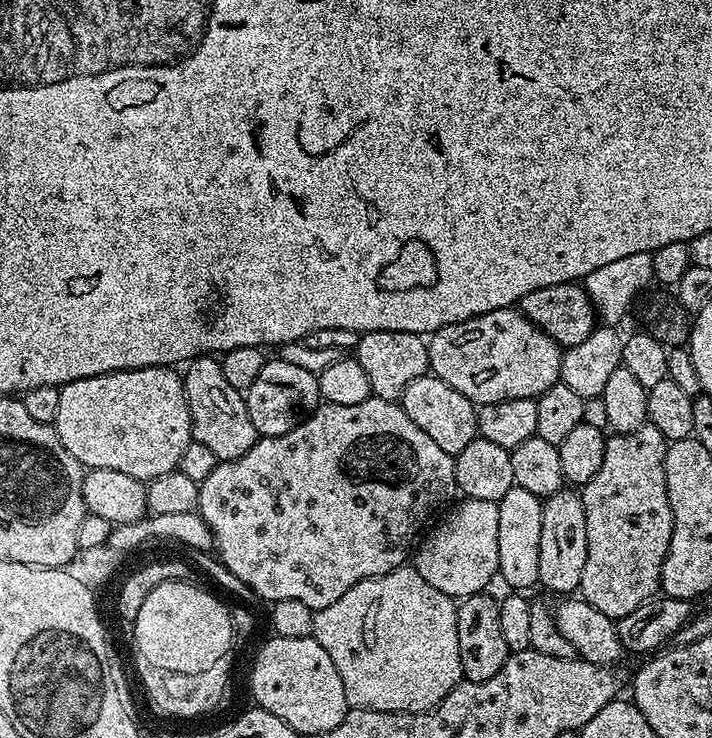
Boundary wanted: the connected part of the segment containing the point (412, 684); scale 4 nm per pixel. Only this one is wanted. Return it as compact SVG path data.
M415 567L395 568L390 574L350 586L338 602L319 609L314 618L312 635L318 646L330 654L330 662L342 678L349 708L369 708L383 712L424 712L440 703L453 686L460 683L458 654L457 601L442 594L416 573Z

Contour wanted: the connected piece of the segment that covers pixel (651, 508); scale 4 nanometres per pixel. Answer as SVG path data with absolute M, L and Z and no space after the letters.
M649 423L638 426L638 430L609 435L602 467L598 474L594 474L594 478L590 478L590 482L582 485L580 497L586 510L588 553L578 592L586 603L611 618L630 614L660 592L660 575L670 550L672 533L672 511L664 469L668 445L669 441L664 440L656 427Z

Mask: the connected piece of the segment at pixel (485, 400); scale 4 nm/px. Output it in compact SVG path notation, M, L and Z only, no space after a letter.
M515 307L490 310L431 333L428 367L446 386L454 386L473 404L493 404L518 398L535 400L560 378L562 349Z

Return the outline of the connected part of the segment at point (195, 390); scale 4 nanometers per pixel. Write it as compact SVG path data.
M215 355L200 356L183 369L184 393L192 419L192 439L214 453L217 461L237 460L254 446L258 439L254 422L250 422L245 393L234 390L222 375L222 366Z

